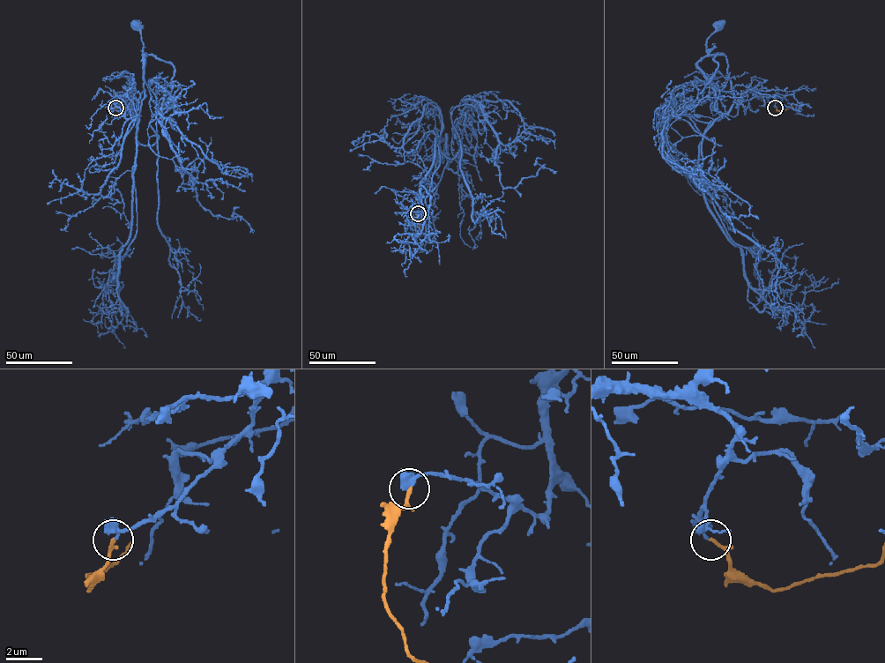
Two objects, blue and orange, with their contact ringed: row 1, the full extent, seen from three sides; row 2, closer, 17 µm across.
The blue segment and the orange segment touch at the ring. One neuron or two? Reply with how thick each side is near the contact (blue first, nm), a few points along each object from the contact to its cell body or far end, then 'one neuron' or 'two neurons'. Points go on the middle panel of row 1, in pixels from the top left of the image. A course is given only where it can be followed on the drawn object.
calibres 200 and 130 nm; course blue (419, 213), (427, 215), (431, 197), (446, 166), (446, 135), (446, 145), (438, 156); course orange (418, 213), (416, 222), (419, 231); one neuron

